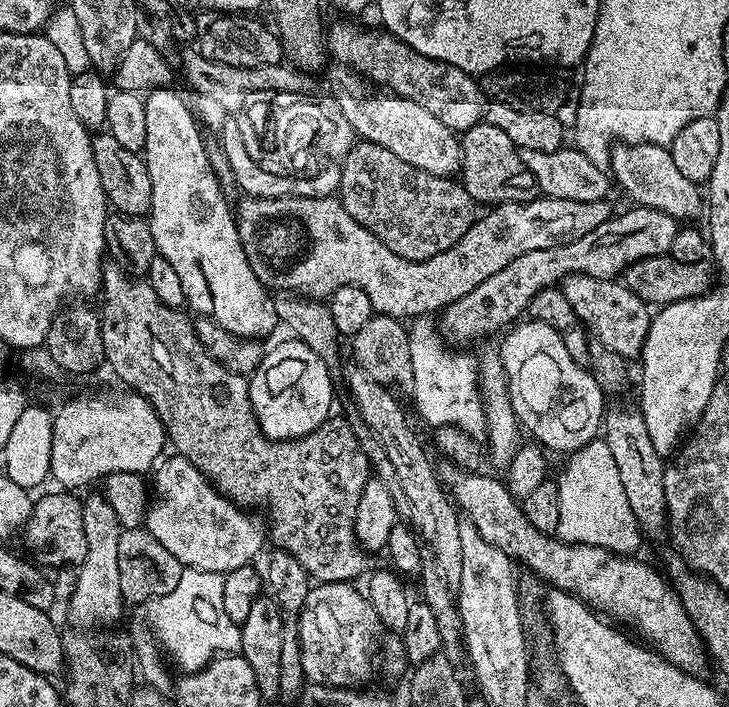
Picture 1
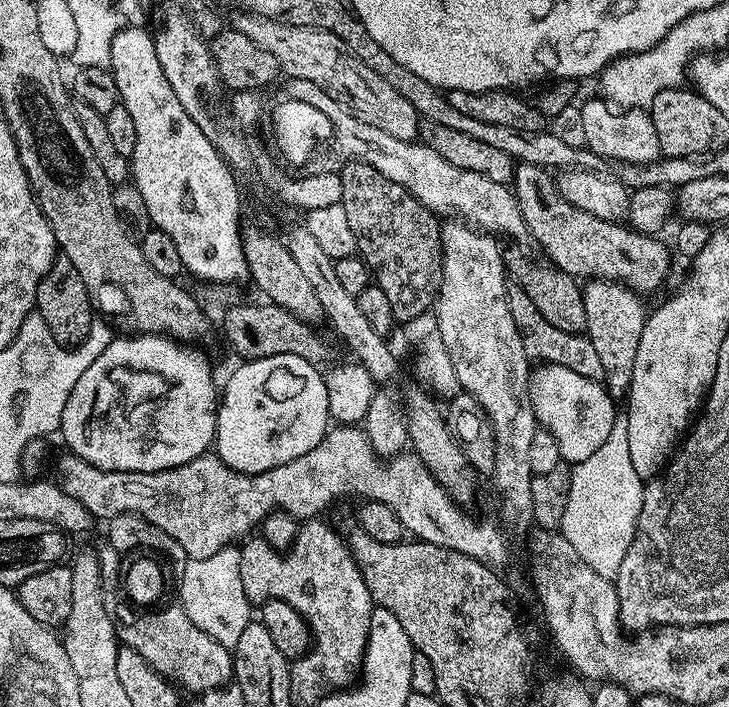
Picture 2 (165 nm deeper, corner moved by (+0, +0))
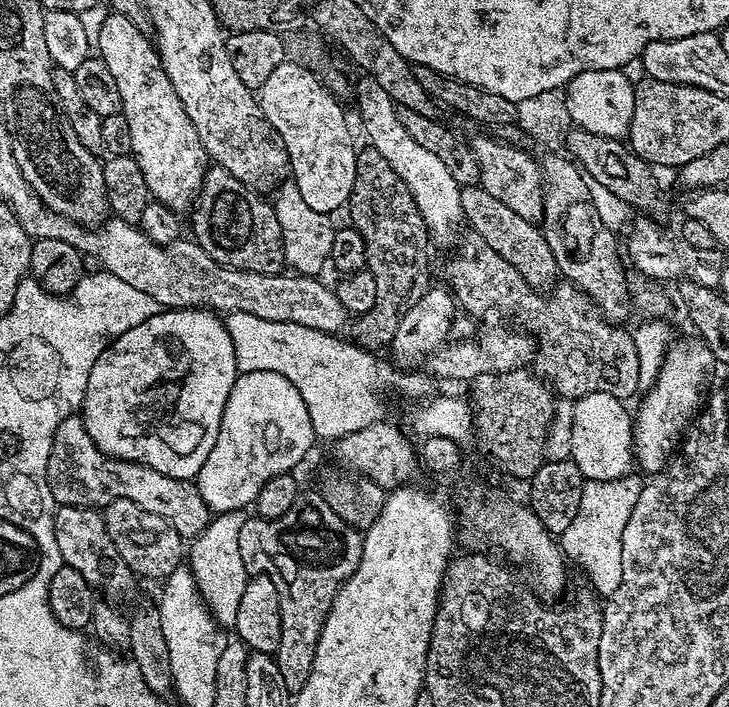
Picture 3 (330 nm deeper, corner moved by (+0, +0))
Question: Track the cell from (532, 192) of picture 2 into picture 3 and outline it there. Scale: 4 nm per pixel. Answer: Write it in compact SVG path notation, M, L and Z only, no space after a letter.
M476 136L471 137L472 153L474 158L478 158L478 166L480 167L481 188L486 190L486 194L491 194L493 198L498 198L504 205L510 206L510 210L515 212L522 218L533 222L543 221L544 218L544 176L540 173L539 163L528 152L523 152L523 147L508 143L503 138L495 140L492 136Z

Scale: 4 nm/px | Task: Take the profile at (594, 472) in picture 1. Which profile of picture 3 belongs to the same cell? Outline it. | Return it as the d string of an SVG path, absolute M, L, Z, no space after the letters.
M629 474L617 480L587 481L582 490L582 502L578 502L578 514L574 514L574 522L570 522L570 527L558 537L565 557L573 565L576 563L584 567L597 597L612 596L622 582L622 532L626 530L626 522L630 522L630 510L634 510L638 494L642 494L644 489L639 478L639 475Z

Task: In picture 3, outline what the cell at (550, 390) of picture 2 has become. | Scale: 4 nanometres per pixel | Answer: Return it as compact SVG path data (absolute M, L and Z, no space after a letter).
M590 394L574 403L574 435L570 438L572 460L585 481L617 480L634 468L632 455L633 413L625 401L610 394Z

